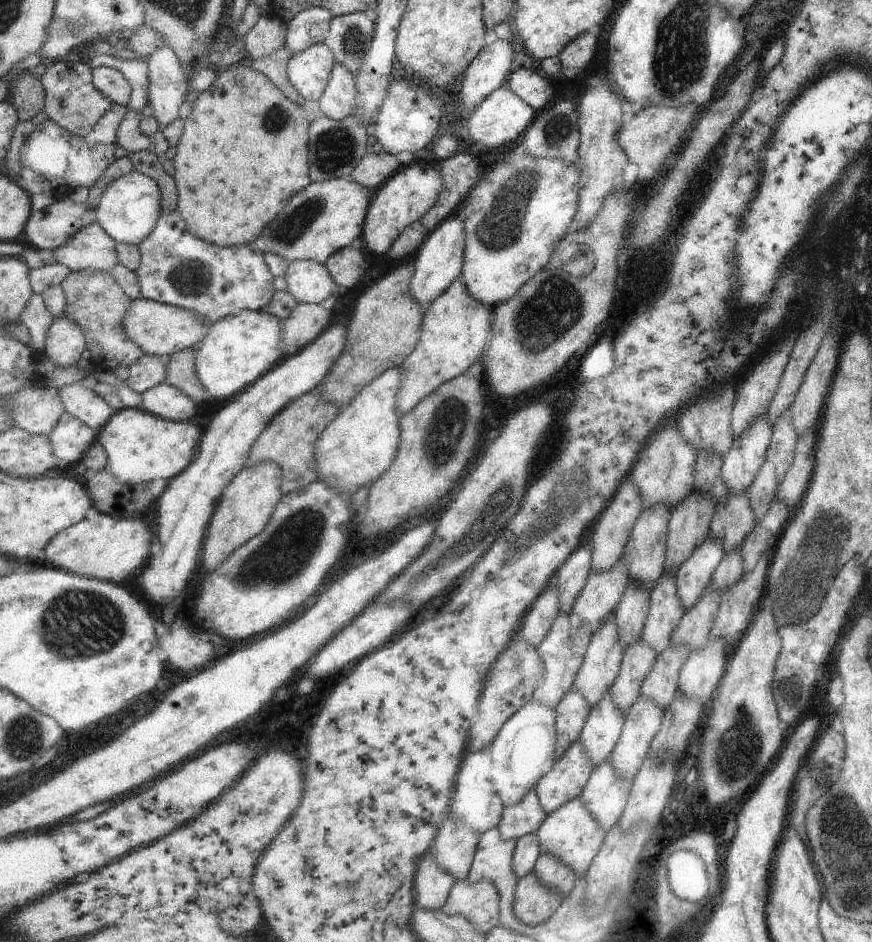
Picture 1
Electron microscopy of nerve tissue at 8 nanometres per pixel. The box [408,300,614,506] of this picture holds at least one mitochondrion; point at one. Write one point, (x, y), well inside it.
(445, 428)

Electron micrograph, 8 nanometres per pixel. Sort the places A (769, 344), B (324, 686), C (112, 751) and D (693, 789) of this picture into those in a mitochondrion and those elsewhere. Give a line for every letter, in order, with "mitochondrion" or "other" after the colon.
A: other
B: other
C: other
D: other

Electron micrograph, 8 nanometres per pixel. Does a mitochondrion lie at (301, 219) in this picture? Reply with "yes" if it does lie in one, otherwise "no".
yes

